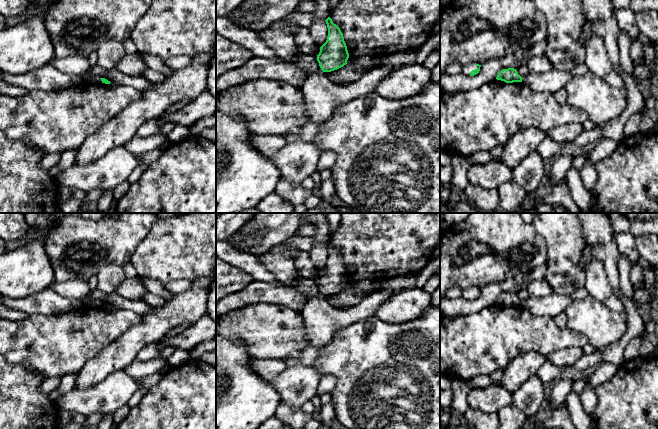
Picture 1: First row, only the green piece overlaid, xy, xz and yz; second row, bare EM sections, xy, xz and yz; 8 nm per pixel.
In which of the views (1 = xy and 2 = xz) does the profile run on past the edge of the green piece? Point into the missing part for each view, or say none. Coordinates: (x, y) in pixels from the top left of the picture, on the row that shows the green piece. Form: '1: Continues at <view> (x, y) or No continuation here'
1: No continuation here
2: No continuation here

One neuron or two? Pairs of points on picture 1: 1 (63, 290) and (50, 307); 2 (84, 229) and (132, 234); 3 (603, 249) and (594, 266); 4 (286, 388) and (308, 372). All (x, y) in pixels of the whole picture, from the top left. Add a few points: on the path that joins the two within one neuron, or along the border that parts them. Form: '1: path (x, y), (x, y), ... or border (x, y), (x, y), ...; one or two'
1: border (48, 288), (65, 297), (78, 299); two
2: path (96, 234), (120, 234); one
3: border (591, 257), (602, 264), (608, 280); two
4: path (291, 384), (296, 384), (303, 377); one

